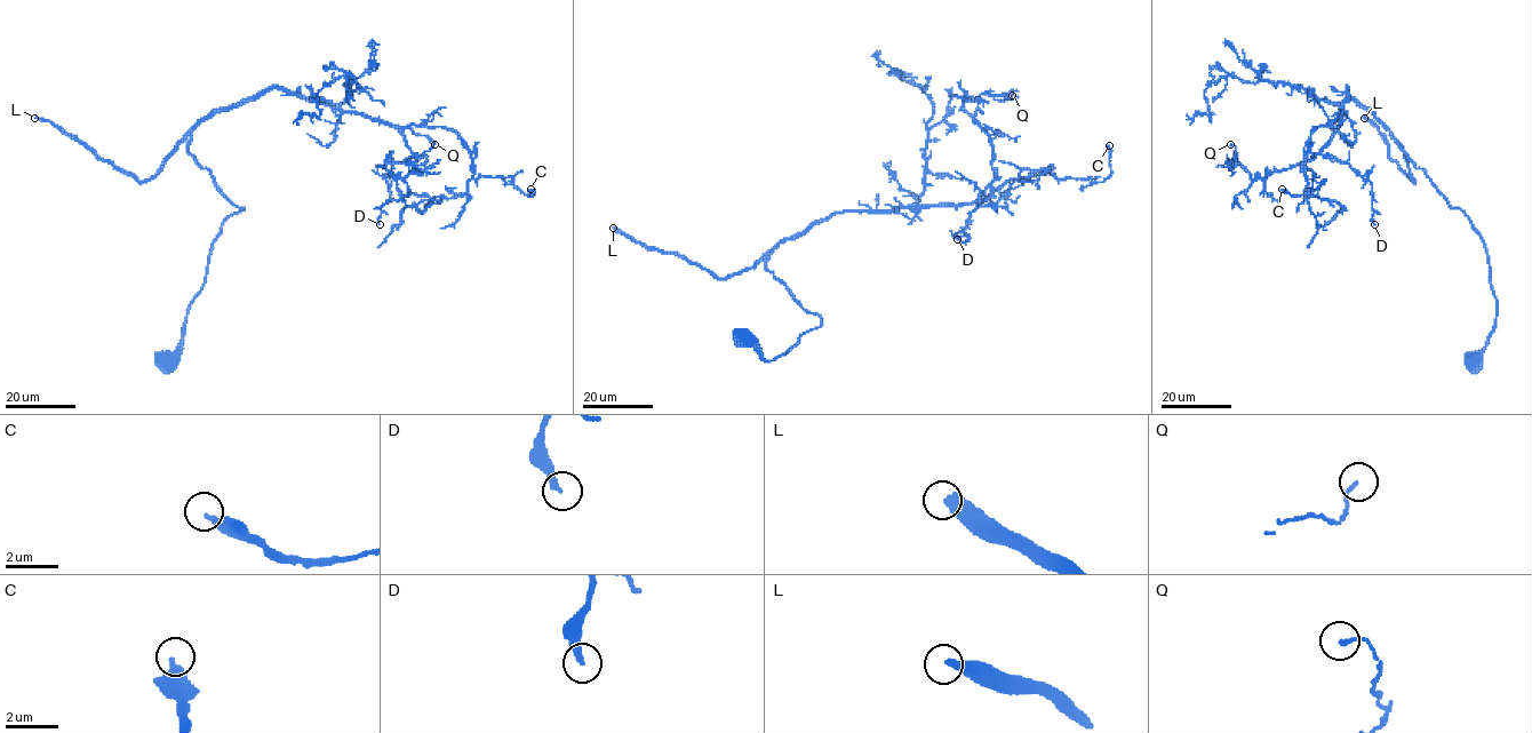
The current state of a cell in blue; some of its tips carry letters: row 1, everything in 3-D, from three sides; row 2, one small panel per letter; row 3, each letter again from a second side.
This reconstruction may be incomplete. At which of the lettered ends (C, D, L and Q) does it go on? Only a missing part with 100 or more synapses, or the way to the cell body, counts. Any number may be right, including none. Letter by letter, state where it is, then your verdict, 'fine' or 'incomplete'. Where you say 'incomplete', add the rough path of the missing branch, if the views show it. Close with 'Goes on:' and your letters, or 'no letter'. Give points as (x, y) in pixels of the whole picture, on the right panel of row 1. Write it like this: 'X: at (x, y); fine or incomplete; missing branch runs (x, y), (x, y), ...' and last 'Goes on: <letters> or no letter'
C: at (1282, 189); fine
D: at (1374, 224); fine
L: at (1364, 118); incomplete
Q: at (1230, 144); fine
Goes on: L

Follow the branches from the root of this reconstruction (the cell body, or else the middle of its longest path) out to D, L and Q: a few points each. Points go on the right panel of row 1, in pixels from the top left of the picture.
D: (1475, 363), (1469, 366), (1497, 315), (1484, 241), (1348, 88), (1340, 126), (1322, 153), (1367, 177), (1374, 224)
L: (1475, 363), (1469, 366), (1497, 315), (1484, 241), (1391, 136), (1414, 181), (1399, 168), (1385, 137), (1364, 118)
Q: (1475, 363), (1497, 315), (1484, 241), (1348, 88), (1340, 126), (1309, 160), (1252, 178), (1230, 166), (1230, 144)

